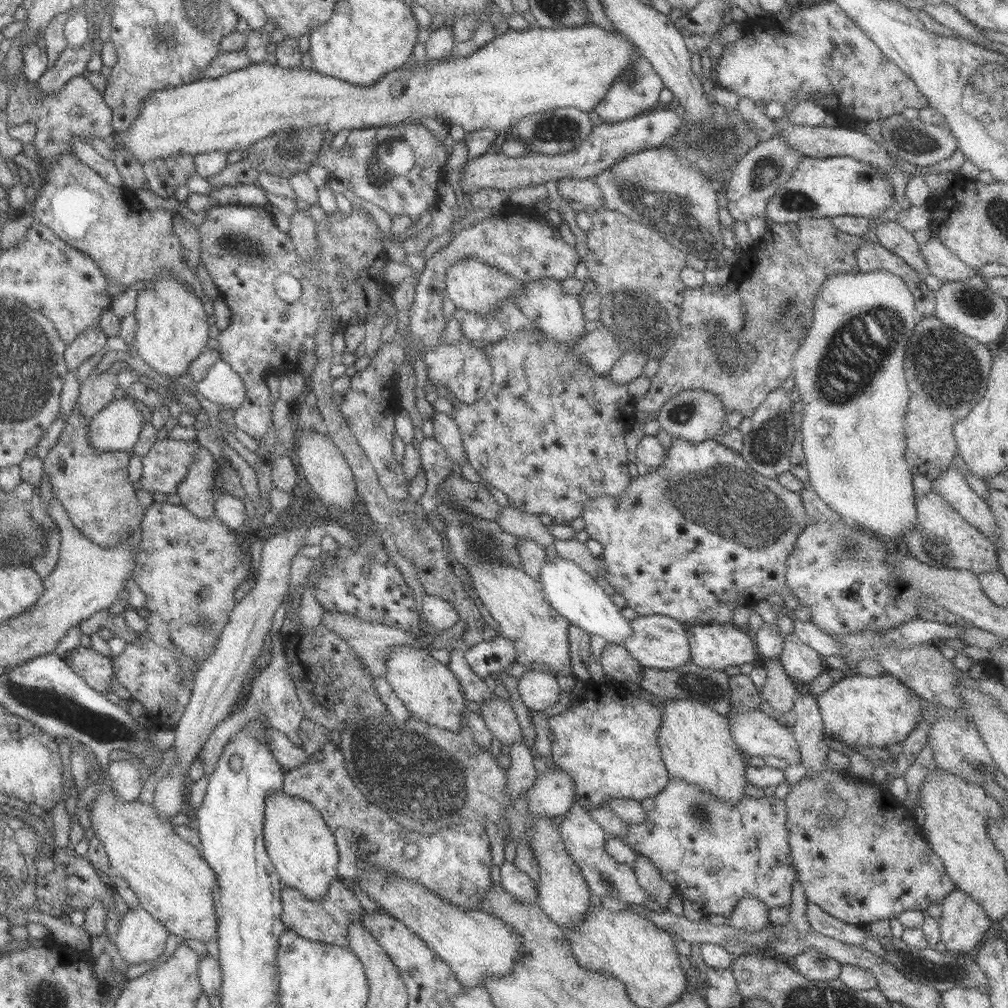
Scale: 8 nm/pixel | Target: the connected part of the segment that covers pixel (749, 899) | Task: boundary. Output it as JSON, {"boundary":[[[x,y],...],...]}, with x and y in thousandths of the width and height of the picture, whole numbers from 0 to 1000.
{"boundary":[[[748,888],[739,889],[729,898],[728,905],[722,910],[721,917],[743,926],[754,923],[764,916],[764,910],[762,909],[764,902],[752,890]]]}

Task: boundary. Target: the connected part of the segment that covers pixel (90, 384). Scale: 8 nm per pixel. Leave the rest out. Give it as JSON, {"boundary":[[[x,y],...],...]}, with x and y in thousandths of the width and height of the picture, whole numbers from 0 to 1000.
{"boundary":[[[91,369],[80,379],[79,393],[75,405],[86,416],[95,413],[113,395],[113,387],[118,384],[117,374],[110,369]]]}

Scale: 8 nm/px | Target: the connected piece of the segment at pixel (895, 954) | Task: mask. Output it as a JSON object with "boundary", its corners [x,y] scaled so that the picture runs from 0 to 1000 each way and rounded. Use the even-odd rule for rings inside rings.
{"boundary":[[[885,931],[882,936],[878,937],[877,941],[880,943],[877,953],[885,957],[891,964],[895,964],[899,970],[909,974],[915,974],[921,978],[925,978],[929,983],[938,983],[947,979],[956,981],[967,981],[974,986],[982,985],[980,978],[980,970],[970,958],[966,947],[955,947],[947,944],[931,944],[921,939],[919,941],[911,941],[900,938],[894,931]]]}

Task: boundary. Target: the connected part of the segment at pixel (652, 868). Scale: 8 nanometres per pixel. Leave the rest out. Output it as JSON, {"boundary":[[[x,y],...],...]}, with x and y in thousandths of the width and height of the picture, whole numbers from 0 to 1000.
{"boundary":[[[633,848],[629,864],[634,878],[644,887],[647,894],[662,902],[662,895],[670,885],[668,880],[651,861],[651,858],[639,848]]]}

